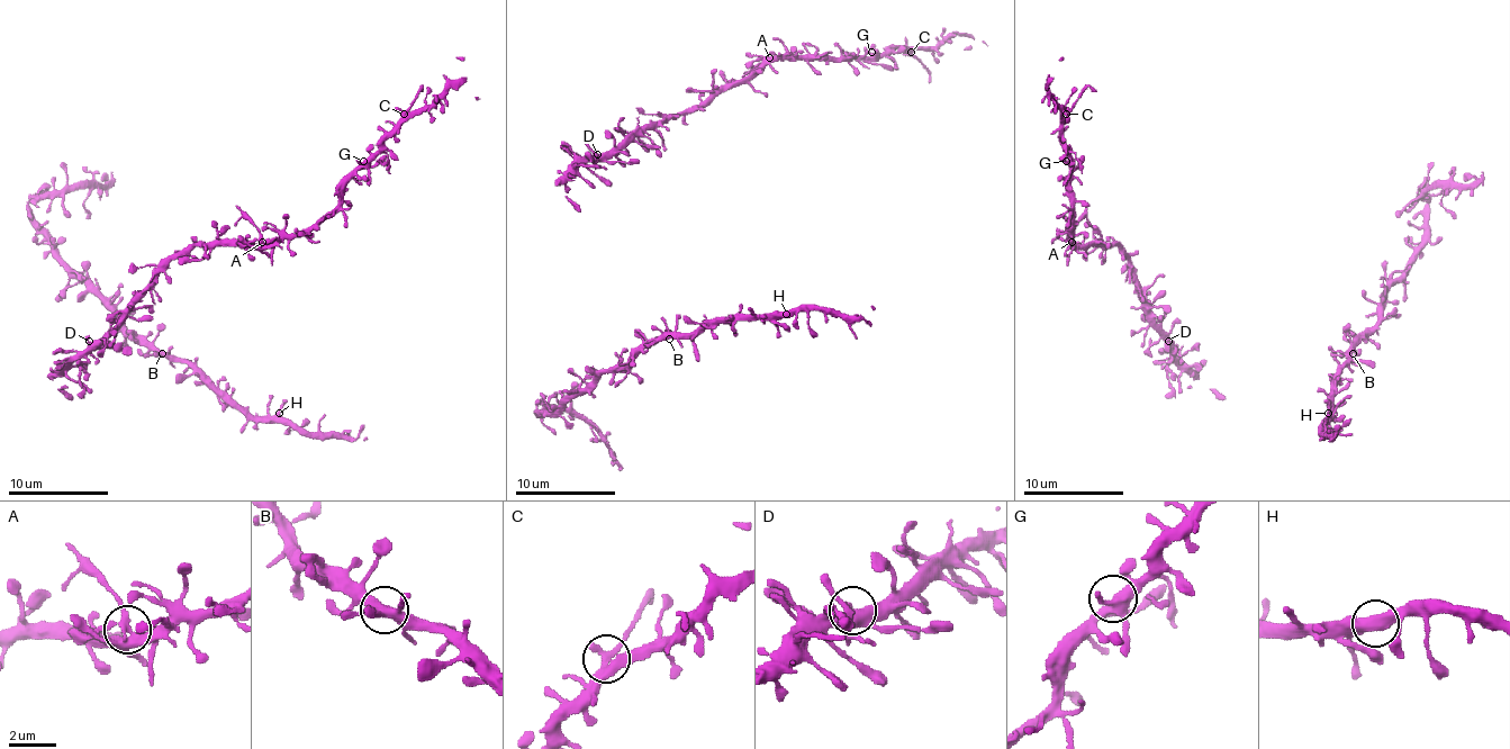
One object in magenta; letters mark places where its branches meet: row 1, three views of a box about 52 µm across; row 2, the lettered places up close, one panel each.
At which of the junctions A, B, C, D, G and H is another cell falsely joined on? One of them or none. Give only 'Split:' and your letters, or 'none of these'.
Split: A

